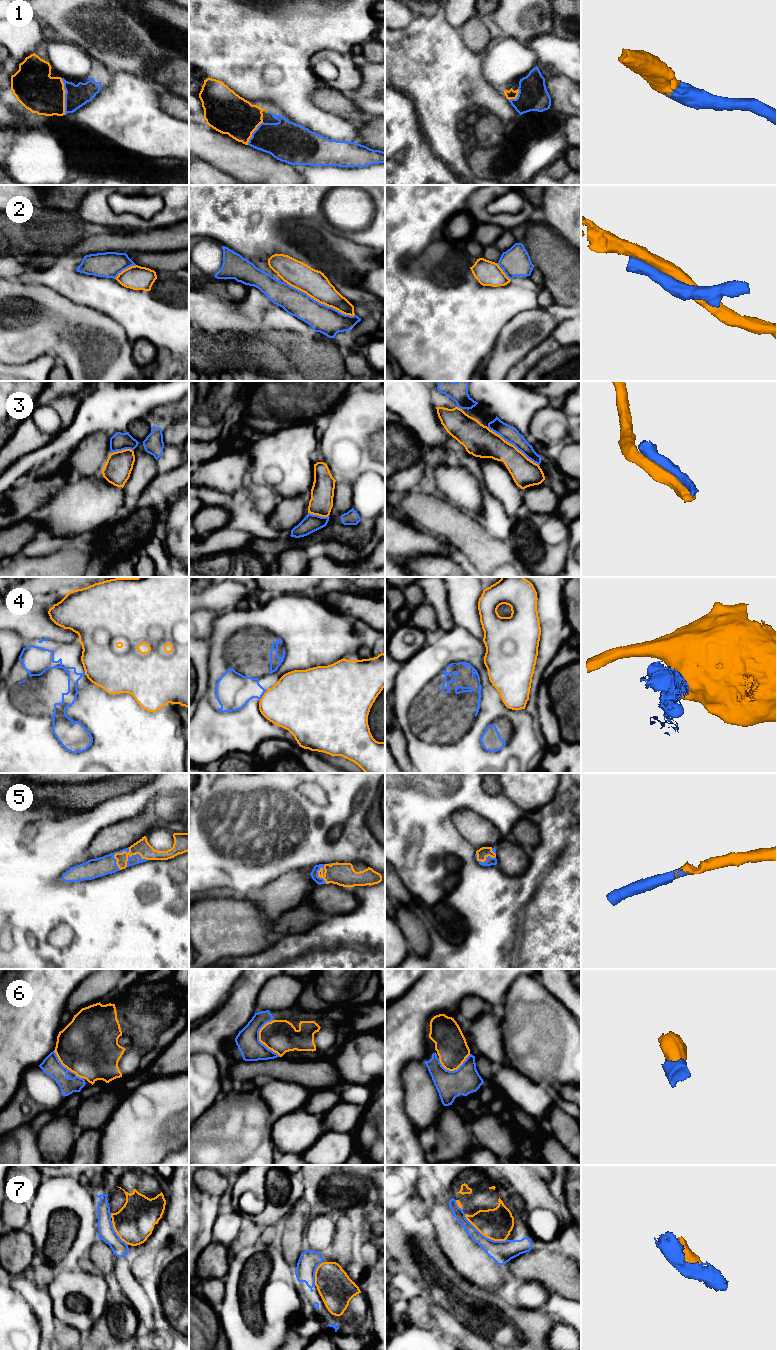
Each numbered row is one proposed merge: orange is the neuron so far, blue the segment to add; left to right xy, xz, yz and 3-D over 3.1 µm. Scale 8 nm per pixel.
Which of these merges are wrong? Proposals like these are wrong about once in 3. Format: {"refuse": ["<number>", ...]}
{"refuse": ["2", "3", "4"]}

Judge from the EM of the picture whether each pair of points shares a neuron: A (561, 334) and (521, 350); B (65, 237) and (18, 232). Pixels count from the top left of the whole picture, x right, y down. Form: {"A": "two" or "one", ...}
{"A": "two", "B": "one"}

